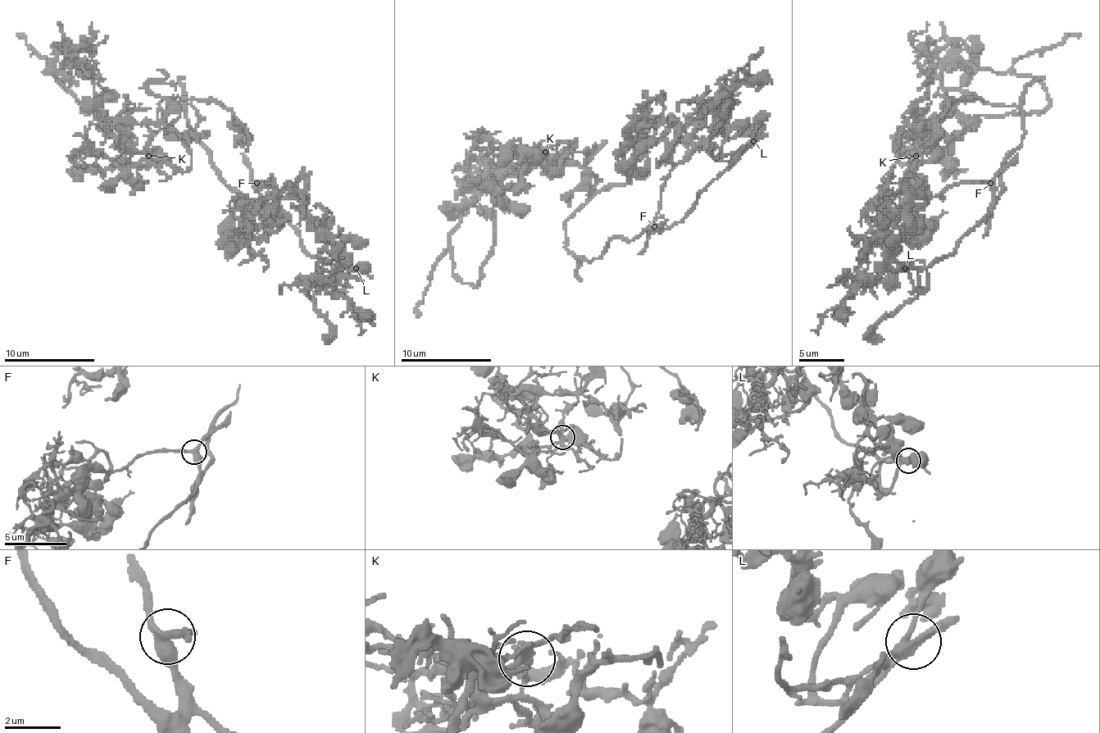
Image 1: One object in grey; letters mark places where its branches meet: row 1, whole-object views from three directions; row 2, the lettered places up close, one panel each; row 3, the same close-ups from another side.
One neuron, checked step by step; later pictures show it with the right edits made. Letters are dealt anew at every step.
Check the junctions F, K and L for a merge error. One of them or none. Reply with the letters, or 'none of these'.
none of these

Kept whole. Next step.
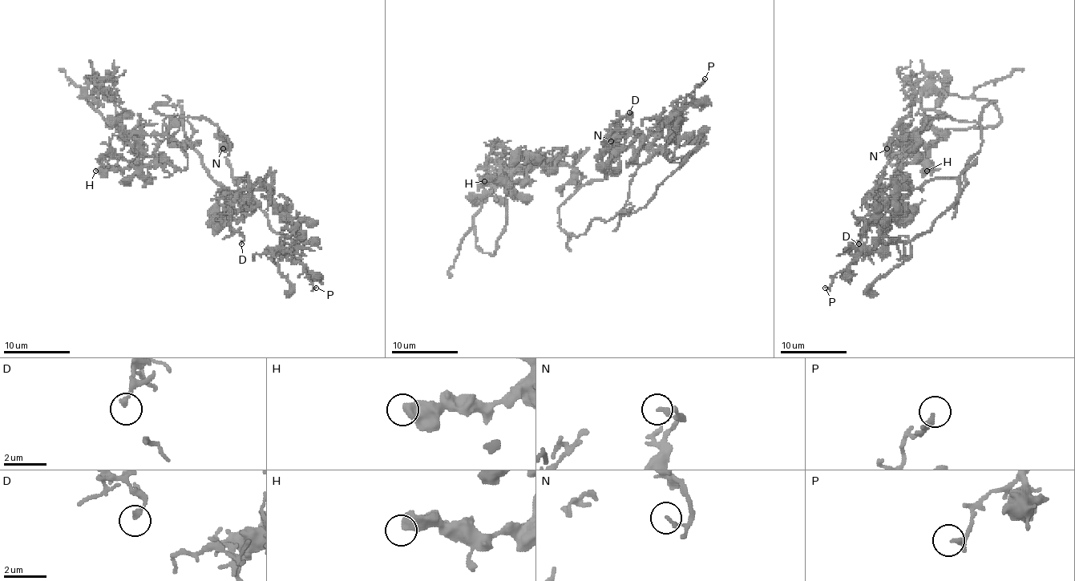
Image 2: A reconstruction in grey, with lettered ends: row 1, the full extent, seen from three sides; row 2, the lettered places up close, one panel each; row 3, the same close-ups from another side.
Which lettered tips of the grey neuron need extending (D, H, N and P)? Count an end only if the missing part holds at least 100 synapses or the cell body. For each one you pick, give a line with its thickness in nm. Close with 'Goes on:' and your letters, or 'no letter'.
Goes on: no letter

